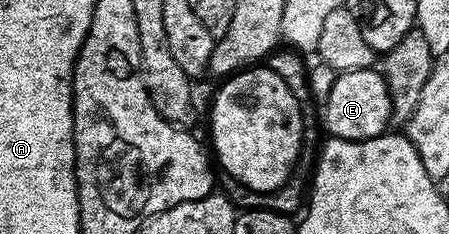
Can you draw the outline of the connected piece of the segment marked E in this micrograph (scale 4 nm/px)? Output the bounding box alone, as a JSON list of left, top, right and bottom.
[324,67,392,141]

